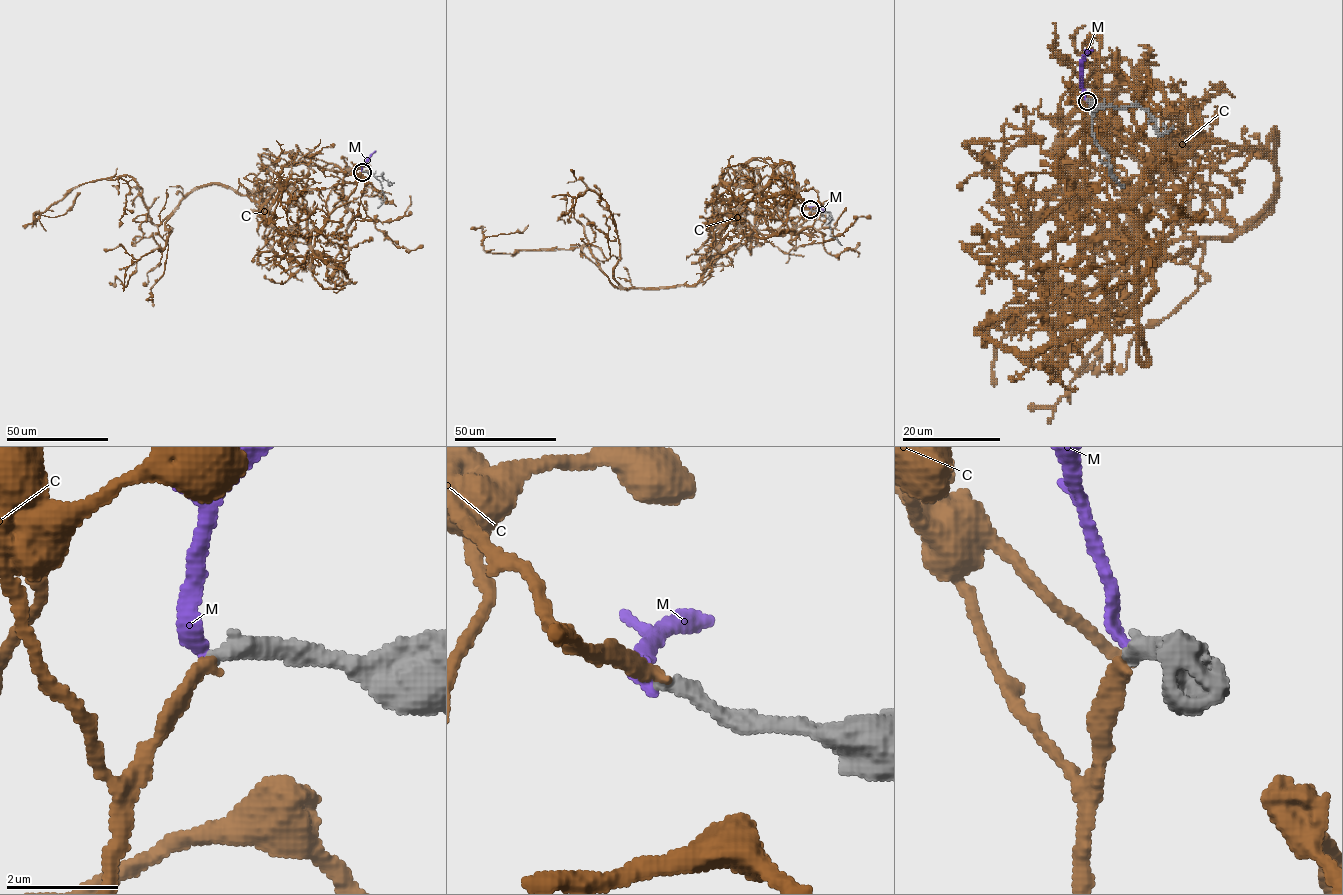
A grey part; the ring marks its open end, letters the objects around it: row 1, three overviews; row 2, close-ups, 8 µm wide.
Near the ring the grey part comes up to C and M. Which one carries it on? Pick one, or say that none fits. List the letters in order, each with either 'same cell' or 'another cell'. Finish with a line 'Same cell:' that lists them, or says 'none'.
C: same cell
M: another cell
Same cell: C

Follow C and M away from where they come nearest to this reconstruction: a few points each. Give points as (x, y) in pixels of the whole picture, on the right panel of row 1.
C: (1086, 101), (1276, 198), (1124, 151)
M: (1088, 101), (1081, 80), (1081, 59), (1091, 50)

